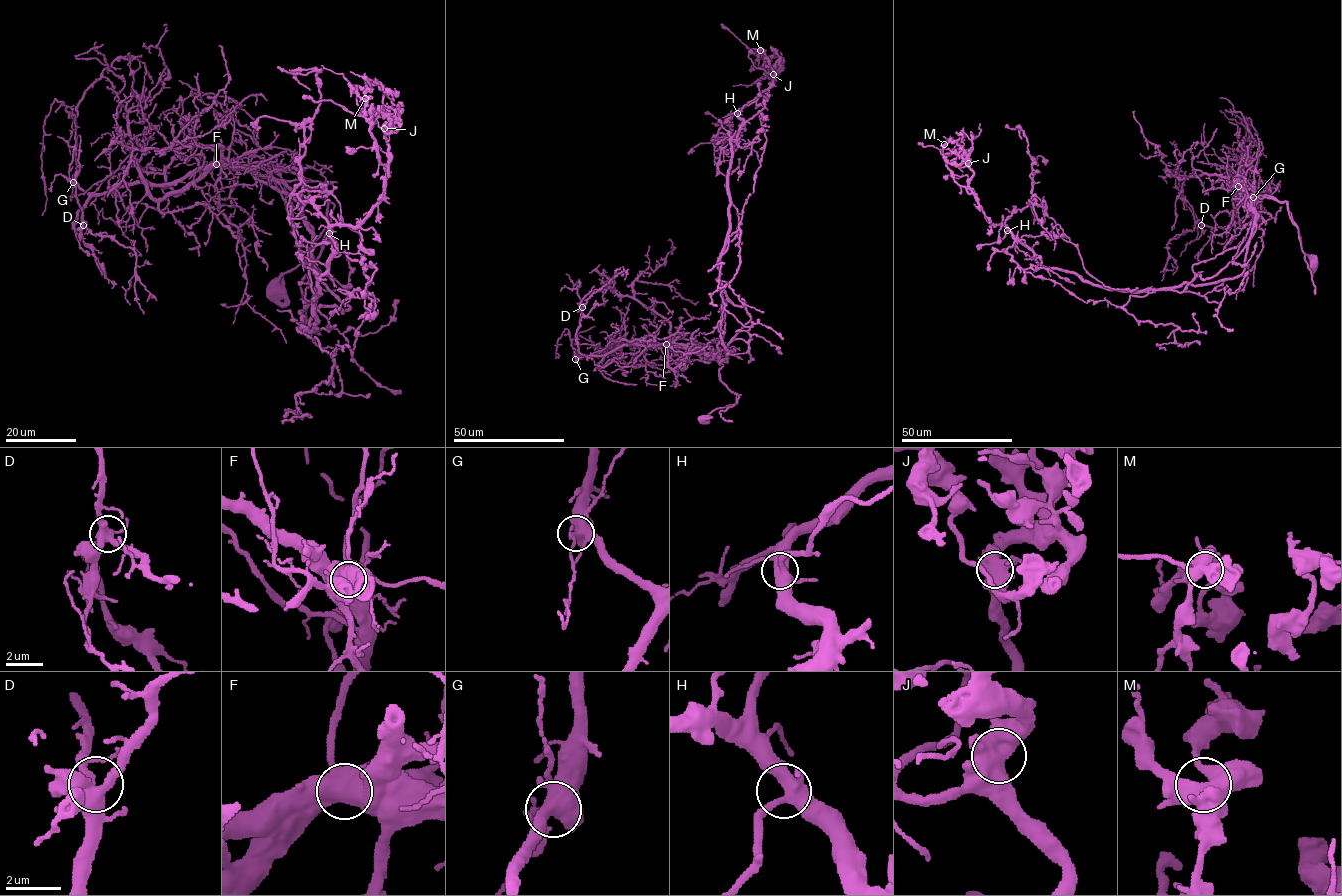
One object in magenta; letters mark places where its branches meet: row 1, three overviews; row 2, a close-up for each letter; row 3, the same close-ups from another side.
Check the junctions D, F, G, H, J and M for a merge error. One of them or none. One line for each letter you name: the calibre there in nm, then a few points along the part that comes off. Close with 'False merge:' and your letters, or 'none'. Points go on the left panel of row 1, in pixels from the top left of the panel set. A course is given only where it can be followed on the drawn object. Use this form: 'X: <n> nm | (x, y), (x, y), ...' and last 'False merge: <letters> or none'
F: 700 nm | (216, 165), (256, 156), (277, 167), (316, 306), (297, 328), (330, 327), (293, 229), (310, 134), (293, 130)
False merge: F

